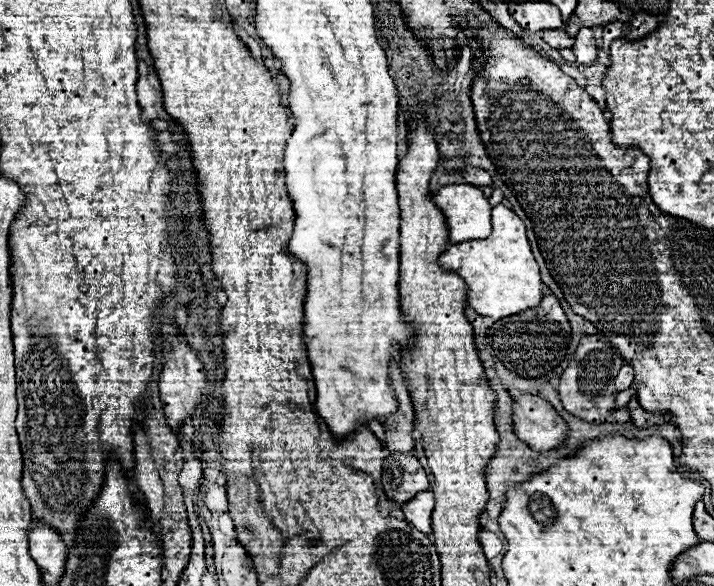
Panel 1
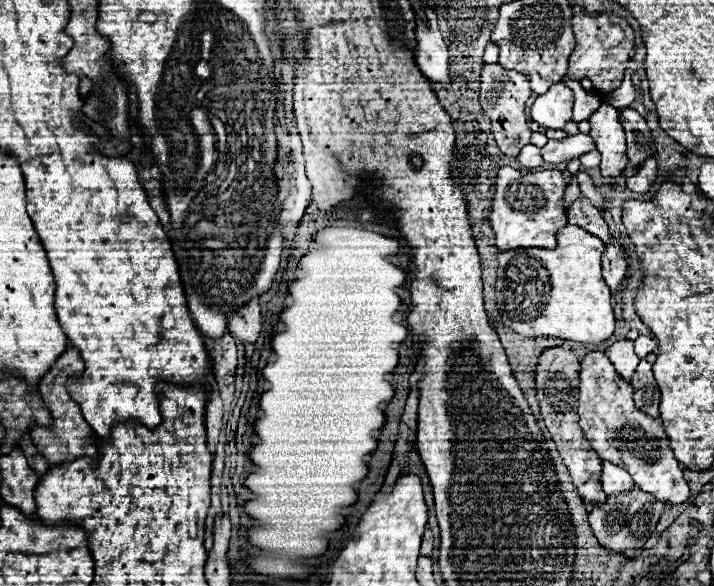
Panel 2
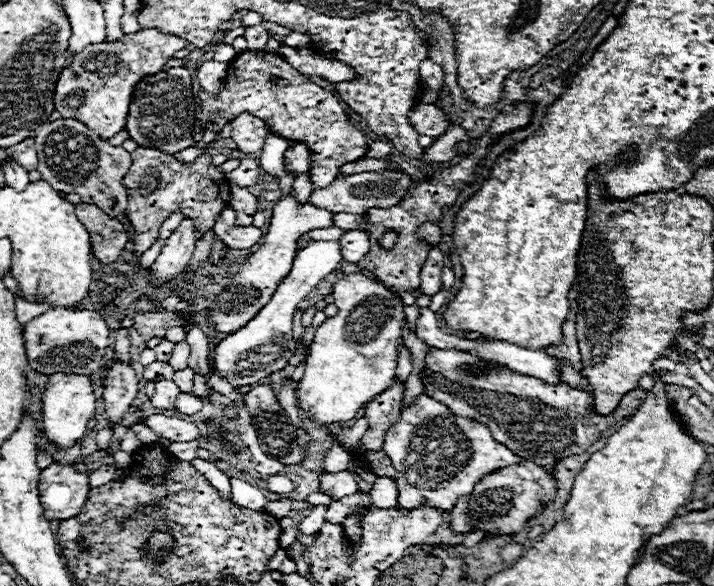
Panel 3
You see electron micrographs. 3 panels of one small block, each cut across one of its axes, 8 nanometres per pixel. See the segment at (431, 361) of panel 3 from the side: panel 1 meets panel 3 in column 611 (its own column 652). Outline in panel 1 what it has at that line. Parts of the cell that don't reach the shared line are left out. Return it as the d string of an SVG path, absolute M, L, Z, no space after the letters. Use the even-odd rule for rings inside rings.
M632 396L630 404L628 404L628 410L630 410L630 418L632 418L634 426L640 428L640 430L646 430L646 428L652 428L652 426L660 426L660 424L670 422L670 414L650 414L650 412L646 412L638 404L638 398L636 396Z

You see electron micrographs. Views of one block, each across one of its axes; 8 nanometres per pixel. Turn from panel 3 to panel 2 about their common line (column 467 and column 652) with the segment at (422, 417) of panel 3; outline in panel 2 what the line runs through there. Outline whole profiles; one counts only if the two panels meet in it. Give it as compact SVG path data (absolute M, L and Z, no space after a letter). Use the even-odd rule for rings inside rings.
M588 352L582 358L580 368L580 428L586 434L592 450L602 460L608 460L634 478L636 486L644 492L656 496L656 500L664 504L682 504L690 496L690 488L684 480L682 468L674 458L668 436L660 424L660 420L646 416L634 406L634 388L630 382L622 380L620 374L614 370L612 362L604 356L604 352Z

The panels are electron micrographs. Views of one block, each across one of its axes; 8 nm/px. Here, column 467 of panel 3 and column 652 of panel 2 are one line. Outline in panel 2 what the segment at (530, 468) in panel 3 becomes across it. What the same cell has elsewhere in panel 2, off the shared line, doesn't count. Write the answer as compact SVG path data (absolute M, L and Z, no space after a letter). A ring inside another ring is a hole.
M634 488L624 496L608 496L608 500L602 506L594 506L590 512L590 526L600 546L616 554L622 554L628 548L642 548L646 544L650 534L656 530L662 512L664 512L664 504L656 502L652 494Z

